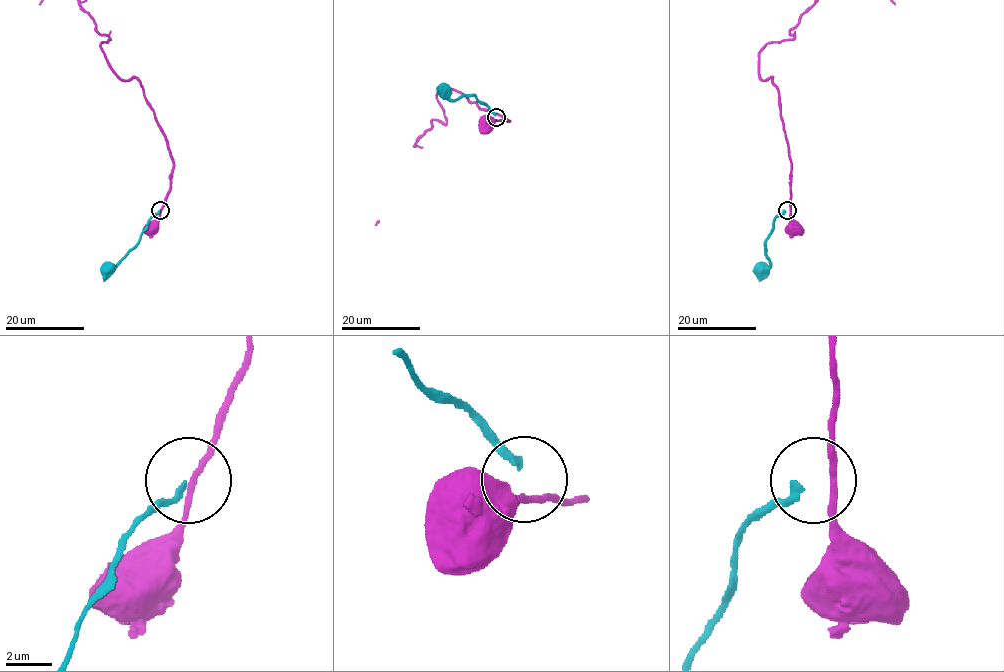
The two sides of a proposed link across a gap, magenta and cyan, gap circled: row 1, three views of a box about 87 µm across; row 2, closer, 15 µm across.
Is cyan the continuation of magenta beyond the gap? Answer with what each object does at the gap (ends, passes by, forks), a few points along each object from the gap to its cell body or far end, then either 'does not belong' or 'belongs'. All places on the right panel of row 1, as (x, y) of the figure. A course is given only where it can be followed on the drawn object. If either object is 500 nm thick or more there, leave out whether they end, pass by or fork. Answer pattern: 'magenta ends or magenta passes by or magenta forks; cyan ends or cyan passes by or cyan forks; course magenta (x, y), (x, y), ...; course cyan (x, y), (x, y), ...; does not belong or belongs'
magenta passes by; cyan ends; course magenta (789, 210), (794, 225); course cyan (786, 211), (774, 220), (765, 244), (770, 266), (759, 267); does not belong

